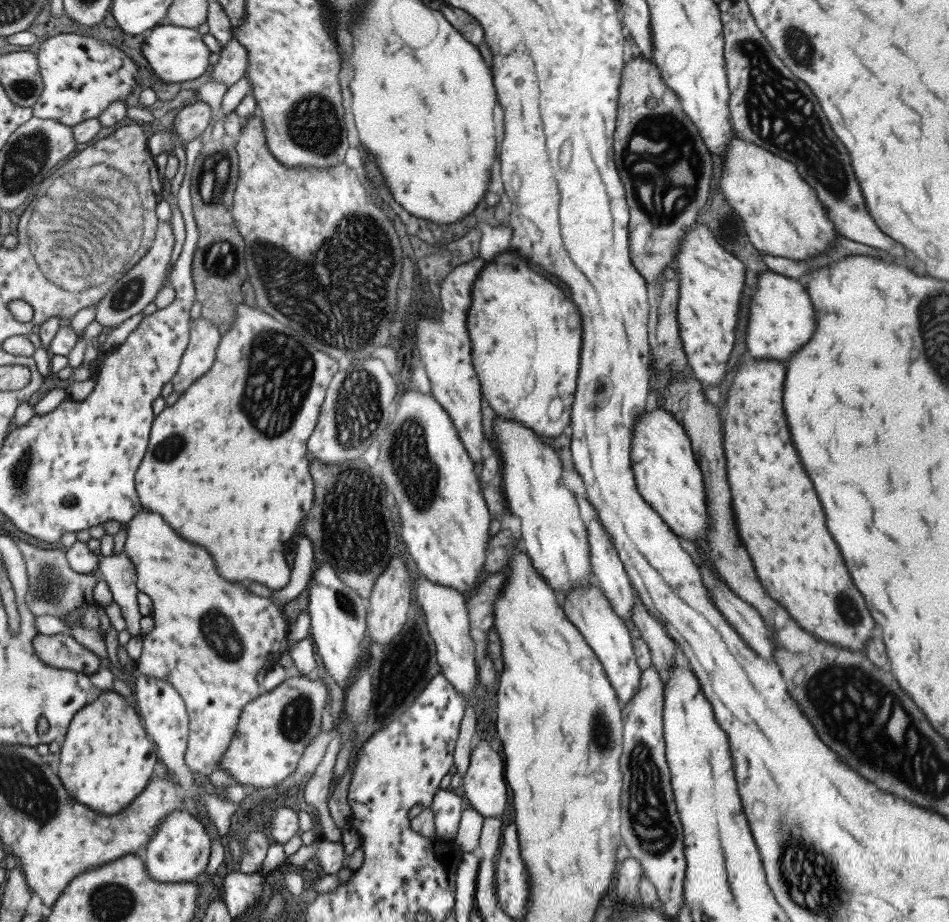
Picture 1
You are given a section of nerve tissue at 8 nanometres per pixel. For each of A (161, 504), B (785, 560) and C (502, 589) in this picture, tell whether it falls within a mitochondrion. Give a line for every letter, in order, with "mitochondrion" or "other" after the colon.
A: other
B: other
C: other

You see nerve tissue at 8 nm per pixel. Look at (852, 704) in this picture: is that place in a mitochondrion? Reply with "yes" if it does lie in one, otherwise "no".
yes

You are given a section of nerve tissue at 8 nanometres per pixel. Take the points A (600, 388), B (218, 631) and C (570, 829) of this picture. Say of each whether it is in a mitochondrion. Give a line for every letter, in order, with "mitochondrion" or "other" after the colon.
A: other
B: mitochondrion
C: other

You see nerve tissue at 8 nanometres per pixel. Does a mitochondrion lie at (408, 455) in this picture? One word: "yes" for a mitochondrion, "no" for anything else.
yes

